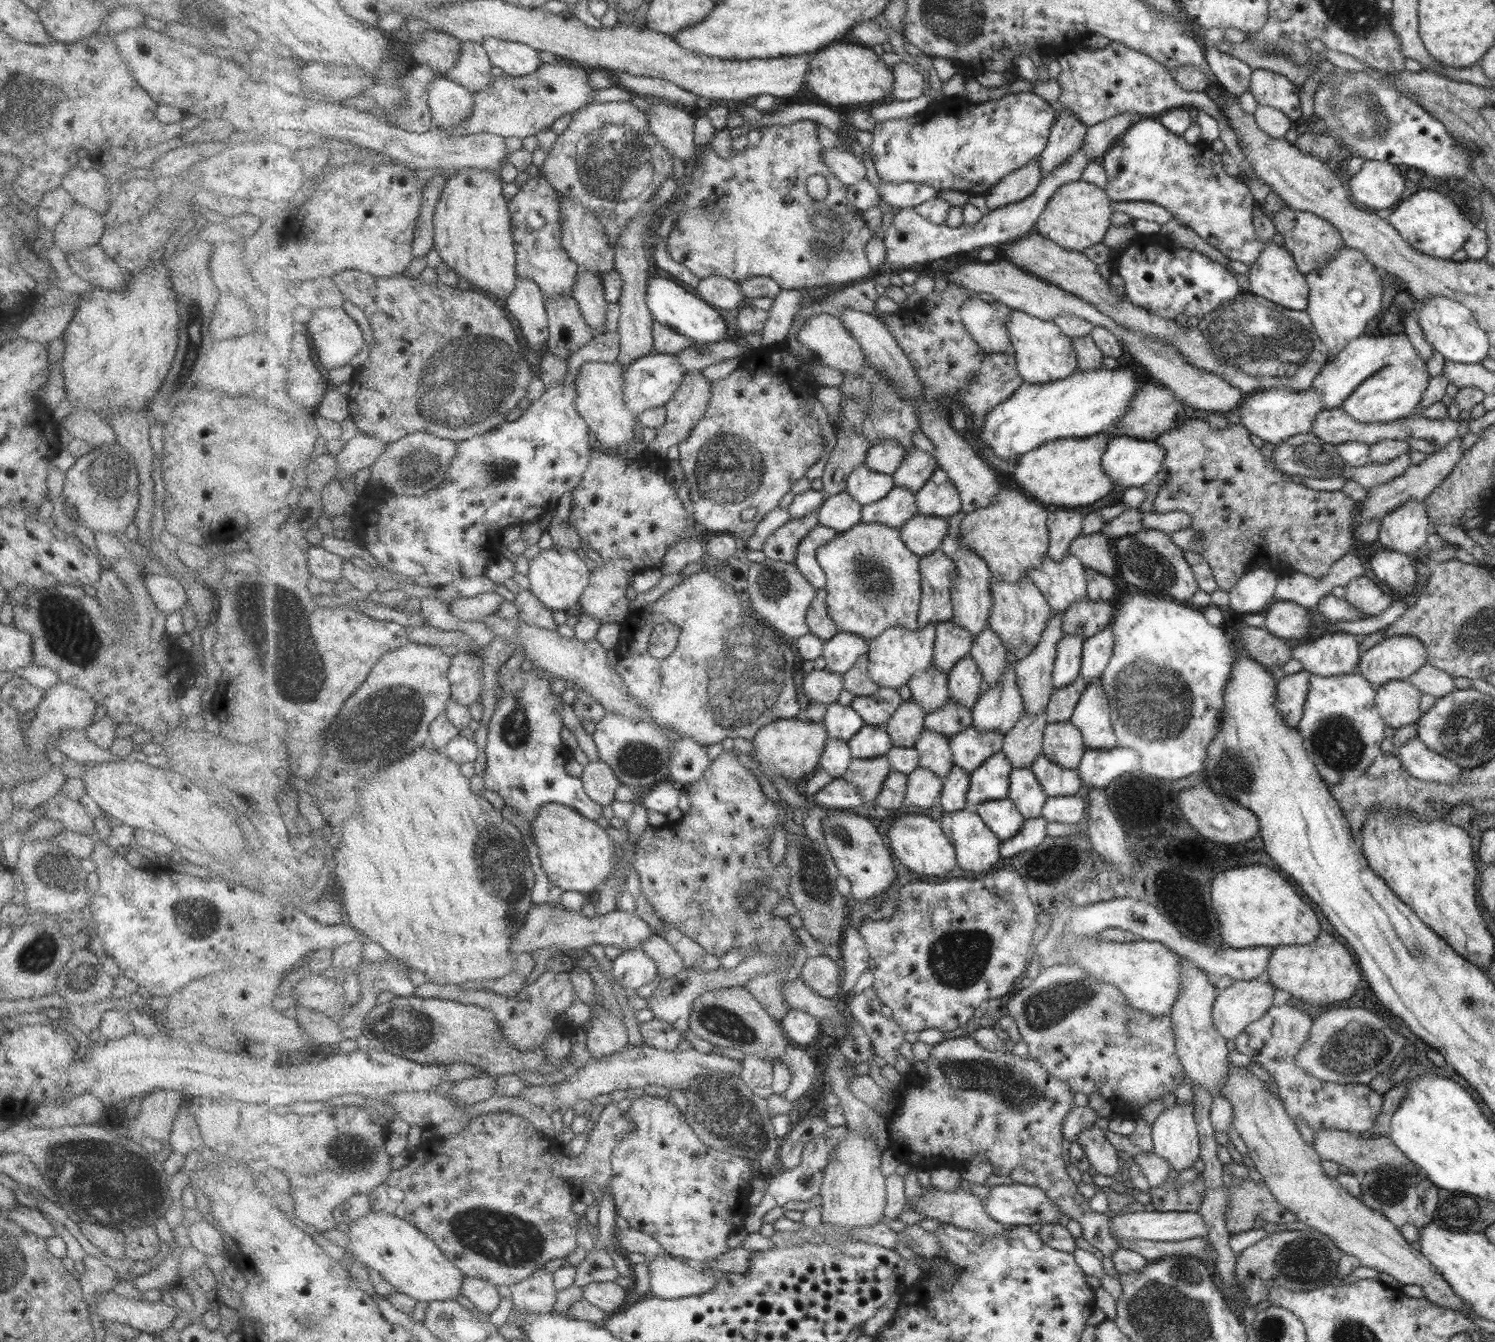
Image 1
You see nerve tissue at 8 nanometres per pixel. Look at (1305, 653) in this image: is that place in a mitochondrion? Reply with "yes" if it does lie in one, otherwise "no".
no

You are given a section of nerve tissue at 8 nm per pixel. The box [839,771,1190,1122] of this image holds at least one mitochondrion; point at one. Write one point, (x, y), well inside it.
(1015, 1089)

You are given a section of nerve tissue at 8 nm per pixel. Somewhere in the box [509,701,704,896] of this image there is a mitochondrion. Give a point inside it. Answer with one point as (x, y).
(640, 760)

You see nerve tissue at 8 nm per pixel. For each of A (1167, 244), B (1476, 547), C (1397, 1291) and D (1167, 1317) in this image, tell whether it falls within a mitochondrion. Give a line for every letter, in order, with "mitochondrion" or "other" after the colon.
A: other
B: other
C: other
D: mitochondrion

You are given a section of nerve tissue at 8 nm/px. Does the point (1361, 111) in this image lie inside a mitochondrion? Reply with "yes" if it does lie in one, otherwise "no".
yes

